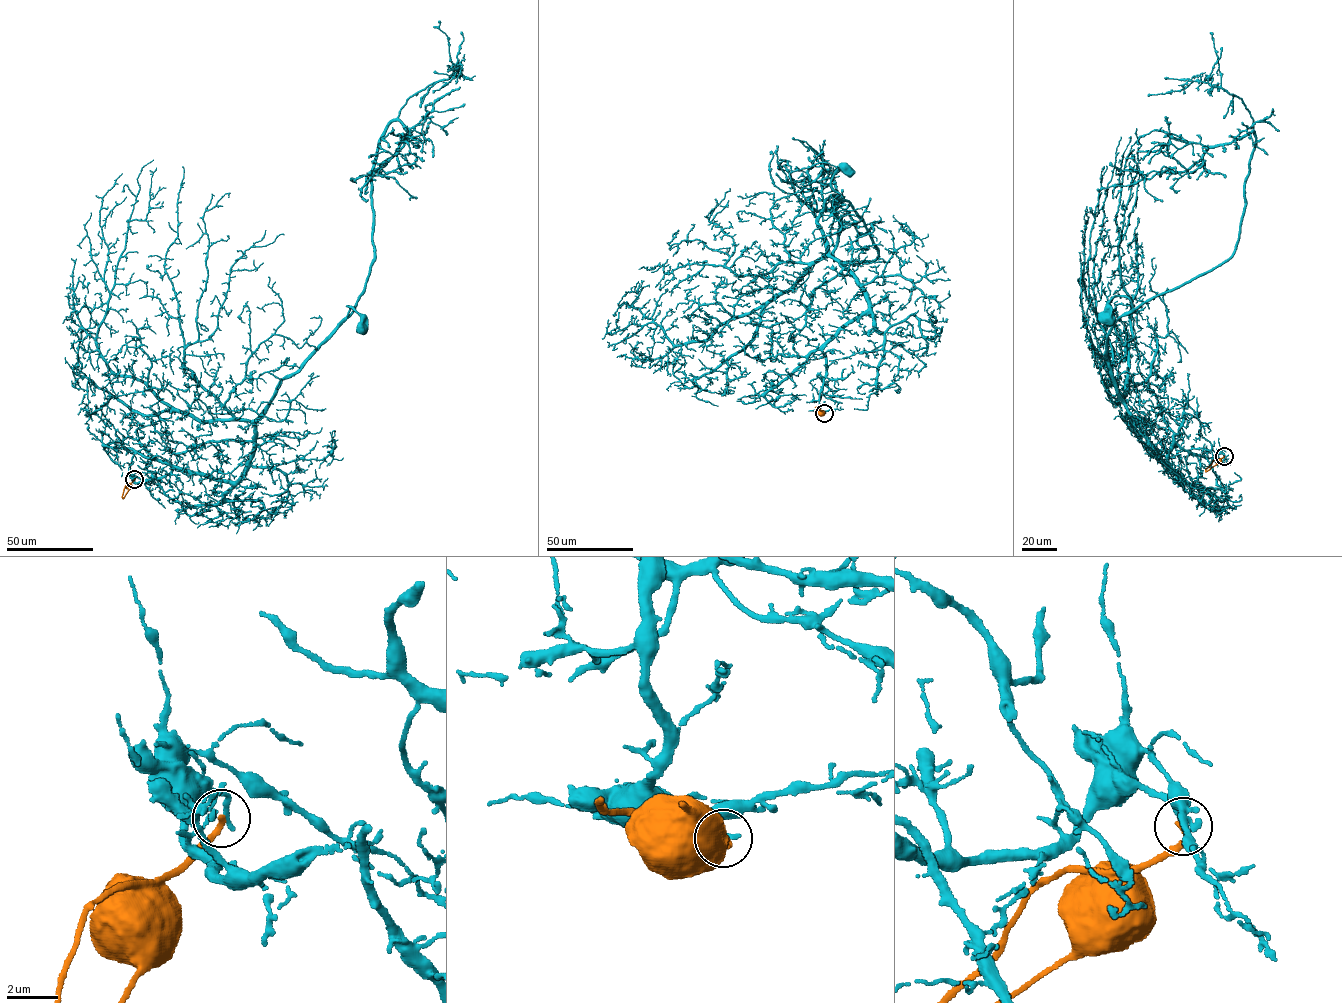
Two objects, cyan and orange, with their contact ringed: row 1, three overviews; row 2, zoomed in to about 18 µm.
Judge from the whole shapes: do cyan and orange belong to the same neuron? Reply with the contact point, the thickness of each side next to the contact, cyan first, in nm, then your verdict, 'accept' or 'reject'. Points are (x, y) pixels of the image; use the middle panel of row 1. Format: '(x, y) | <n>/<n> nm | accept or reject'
(824, 413) | 240/240 nm | reject

